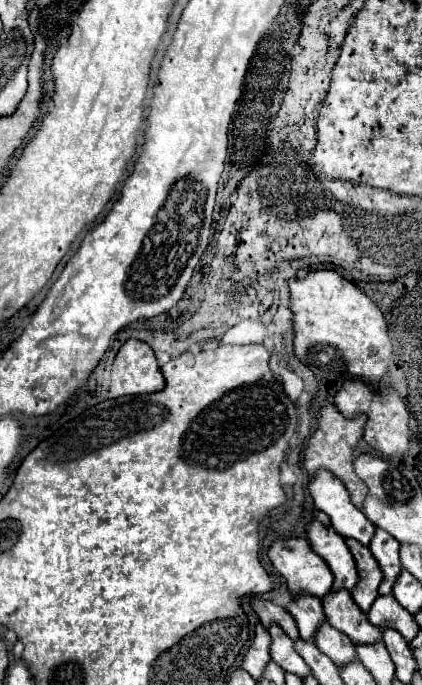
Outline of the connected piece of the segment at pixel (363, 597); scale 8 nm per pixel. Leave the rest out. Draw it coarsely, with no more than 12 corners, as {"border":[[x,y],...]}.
{"border":[[348,538],[356,560],[354,602],[368,612],[378,596],[382,572],[368,546]]}

